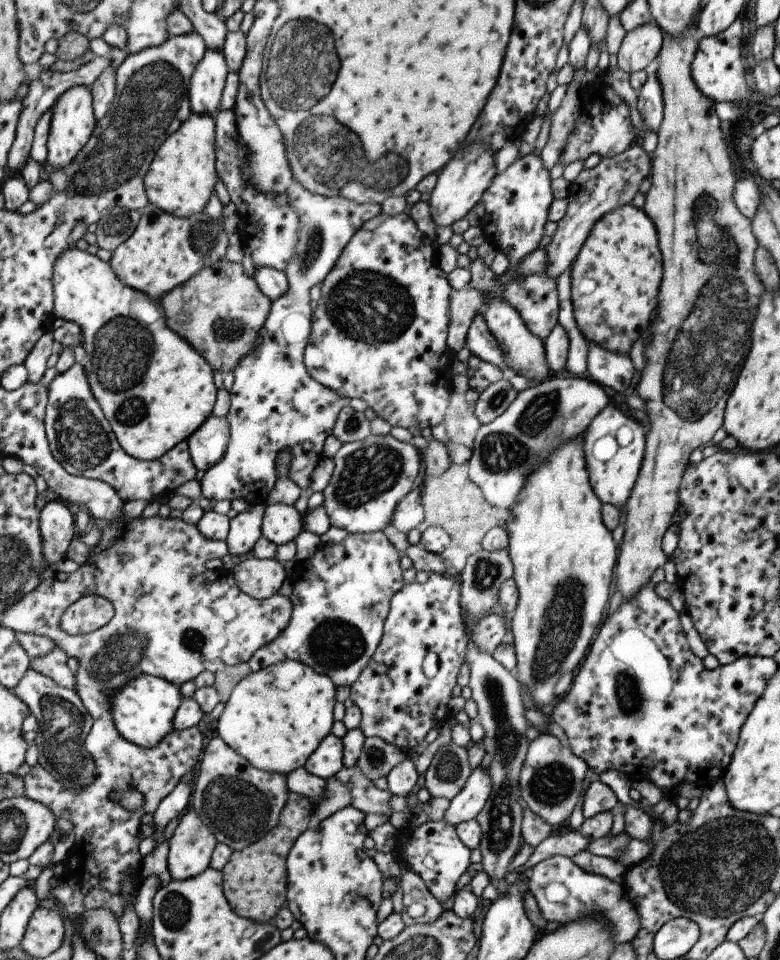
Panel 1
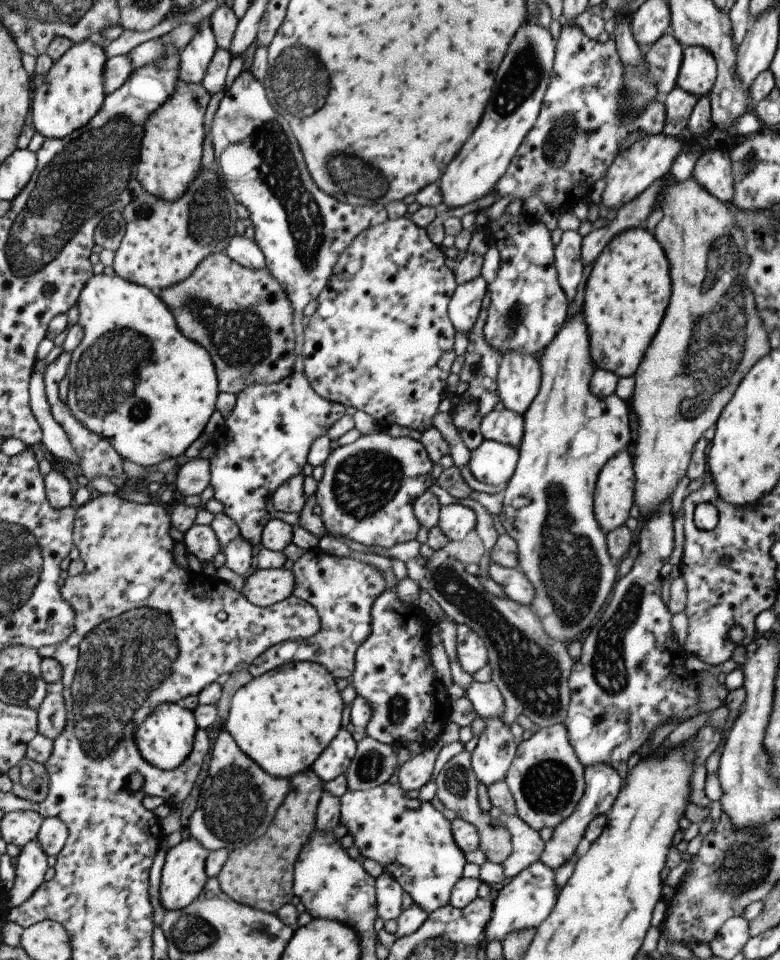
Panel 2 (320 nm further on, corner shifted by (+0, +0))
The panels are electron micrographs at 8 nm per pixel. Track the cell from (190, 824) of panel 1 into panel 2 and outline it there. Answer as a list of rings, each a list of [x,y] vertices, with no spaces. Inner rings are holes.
[[[191,837],[167,852],[161,872],[159,898],[166,911],[185,909],[199,898],[210,879],[206,871],[206,860],[209,855],[210,850]]]

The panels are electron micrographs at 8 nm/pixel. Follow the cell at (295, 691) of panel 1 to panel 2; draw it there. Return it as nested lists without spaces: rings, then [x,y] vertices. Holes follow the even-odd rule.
[[[297,661],[282,664],[252,679],[237,691],[230,706],[230,715],[224,721],[243,752],[271,776],[289,779],[293,775],[306,771],[318,758],[320,752],[342,727],[341,709],[344,707],[340,690],[330,672],[320,664],[311,661]]]

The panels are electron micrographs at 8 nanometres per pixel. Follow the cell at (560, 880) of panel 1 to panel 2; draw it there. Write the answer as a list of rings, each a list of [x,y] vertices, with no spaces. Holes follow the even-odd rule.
[[[541,861],[532,862],[527,868],[510,878],[496,895],[491,899],[491,916],[484,924],[482,942],[488,943],[497,940],[502,942],[505,935],[513,931],[536,929],[551,912],[556,899],[554,887],[554,872]]]

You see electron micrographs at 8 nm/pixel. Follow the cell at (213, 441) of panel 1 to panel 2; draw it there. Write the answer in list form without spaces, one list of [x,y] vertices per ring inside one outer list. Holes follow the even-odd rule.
[[[196,457],[179,468],[175,486],[183,496],[199,496],[212,484],[211,477],[210,461]]]

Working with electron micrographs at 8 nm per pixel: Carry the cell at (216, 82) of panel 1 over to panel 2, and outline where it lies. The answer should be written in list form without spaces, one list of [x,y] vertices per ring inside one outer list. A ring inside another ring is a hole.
[[[209,18],[202,20],[197,34],[181,52],[179,78],[188,83],[201,83],[218,48],[212,22]]]

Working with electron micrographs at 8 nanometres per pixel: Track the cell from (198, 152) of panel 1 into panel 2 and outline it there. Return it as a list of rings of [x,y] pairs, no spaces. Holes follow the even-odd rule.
[[[179,78],[174,95],[147,119],[138,168],[138,179],[145,191],[174,201],[191,187],[202,167],[206,112],[211,99],[212,94],[202,82],[188,83]]]

